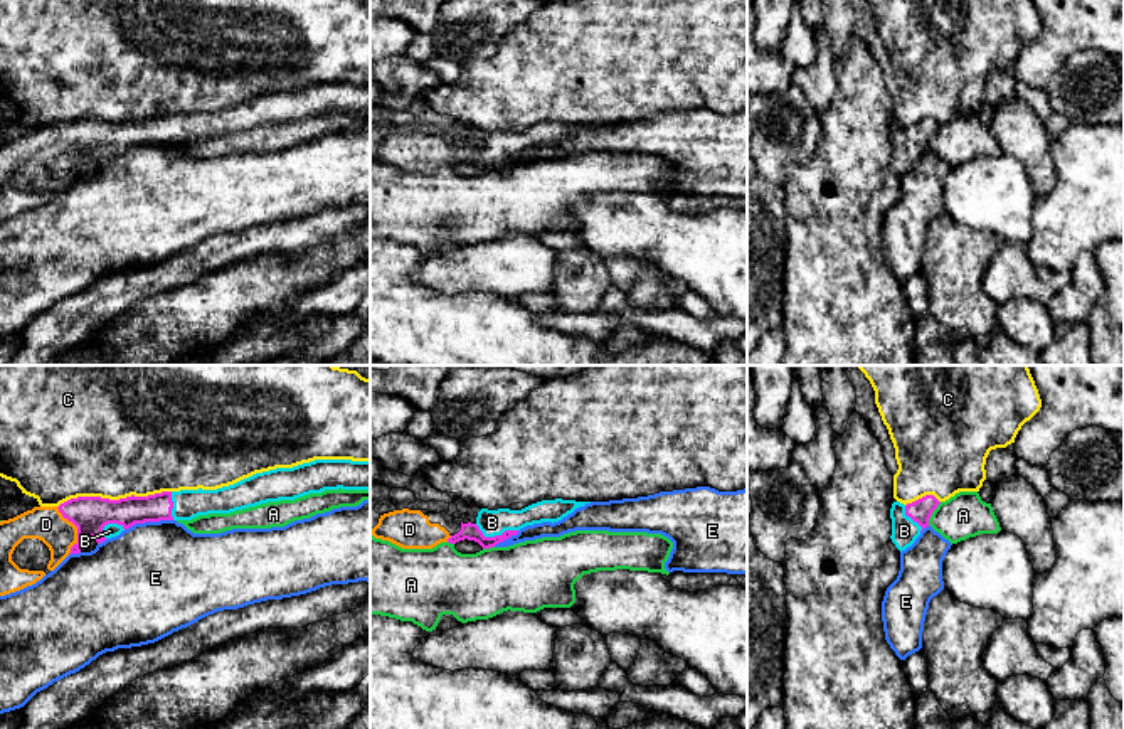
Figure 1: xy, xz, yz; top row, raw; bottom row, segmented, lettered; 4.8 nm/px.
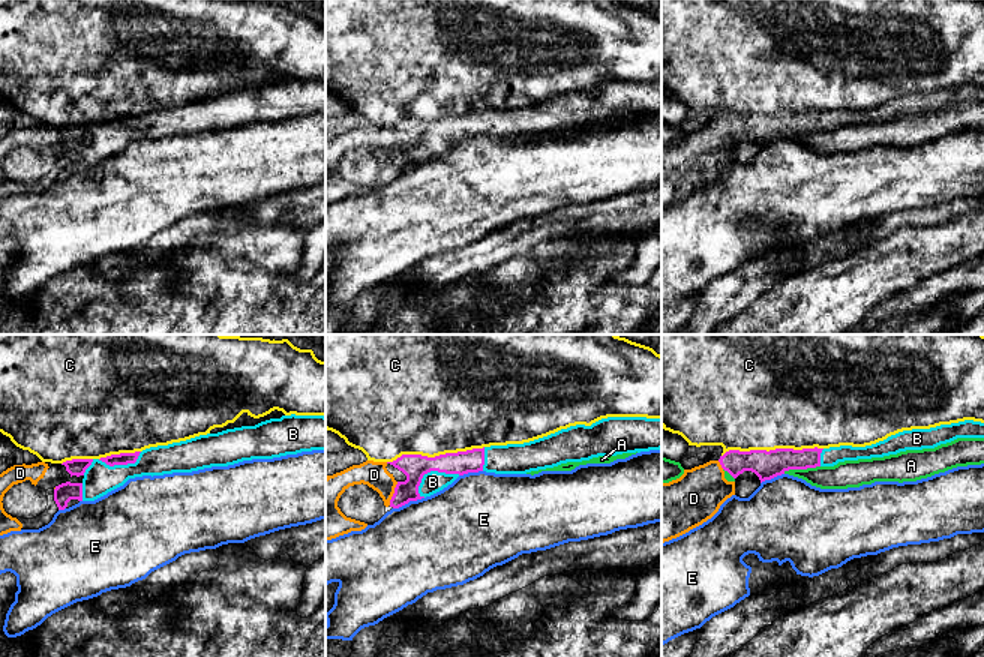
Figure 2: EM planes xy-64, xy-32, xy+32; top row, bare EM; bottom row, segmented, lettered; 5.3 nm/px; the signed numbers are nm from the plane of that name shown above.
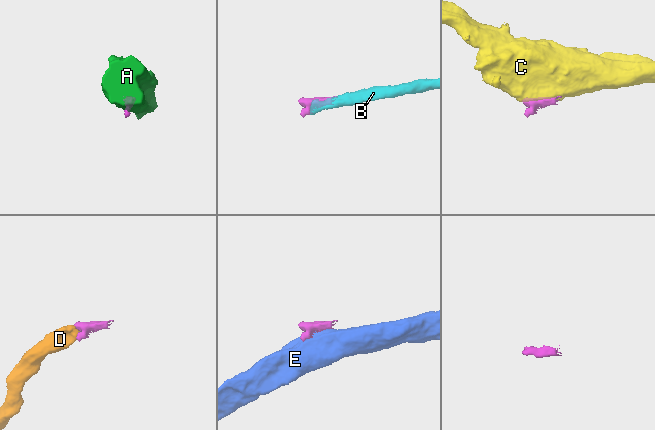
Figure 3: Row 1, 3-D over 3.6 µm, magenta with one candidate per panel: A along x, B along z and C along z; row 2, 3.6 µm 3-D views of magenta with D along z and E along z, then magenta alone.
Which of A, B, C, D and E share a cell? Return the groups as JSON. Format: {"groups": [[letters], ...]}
{"groups": [["A"], ["B", "D"], ["C"], ["E"]]}

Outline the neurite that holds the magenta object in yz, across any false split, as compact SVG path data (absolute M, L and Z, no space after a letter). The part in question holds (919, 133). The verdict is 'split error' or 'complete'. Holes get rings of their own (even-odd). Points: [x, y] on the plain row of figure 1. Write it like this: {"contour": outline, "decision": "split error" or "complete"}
{"contour": "M925 118L912 126L893 125L890 131L892 165L902 175L910 170L920 155L929 150L929 141L941 125Z", "decision": "split error"}

